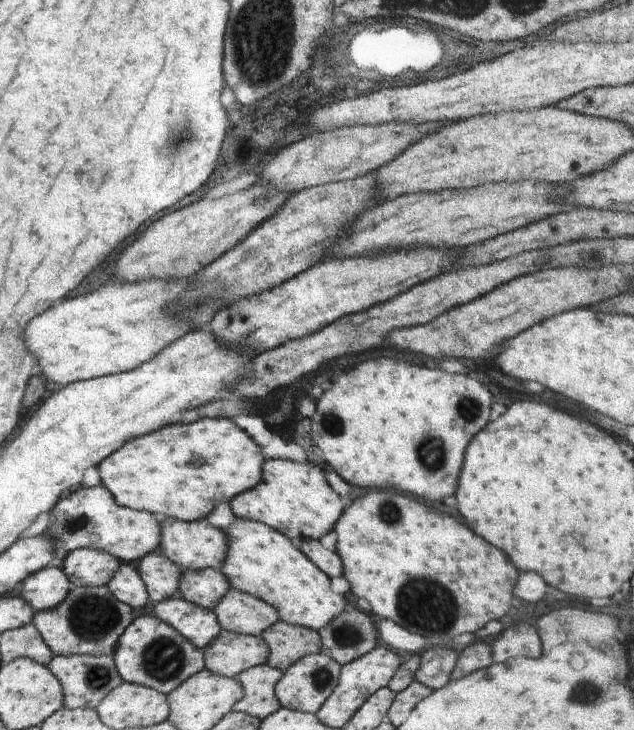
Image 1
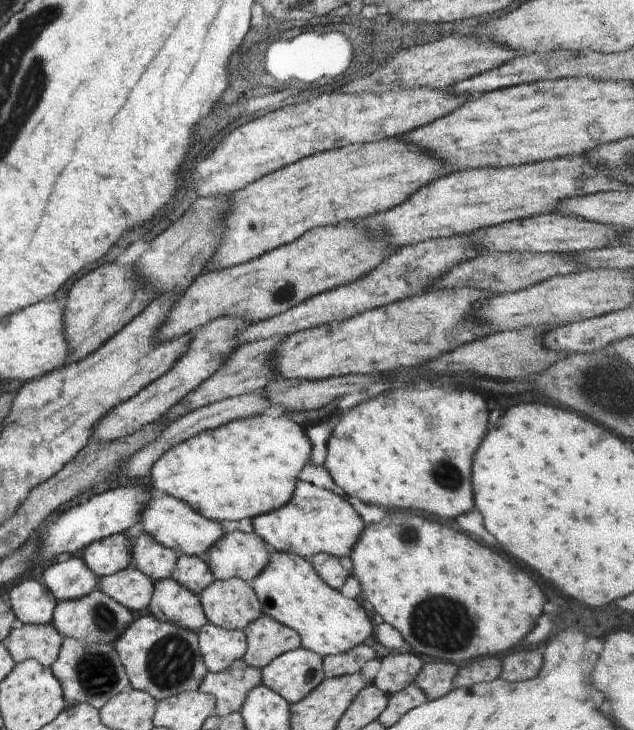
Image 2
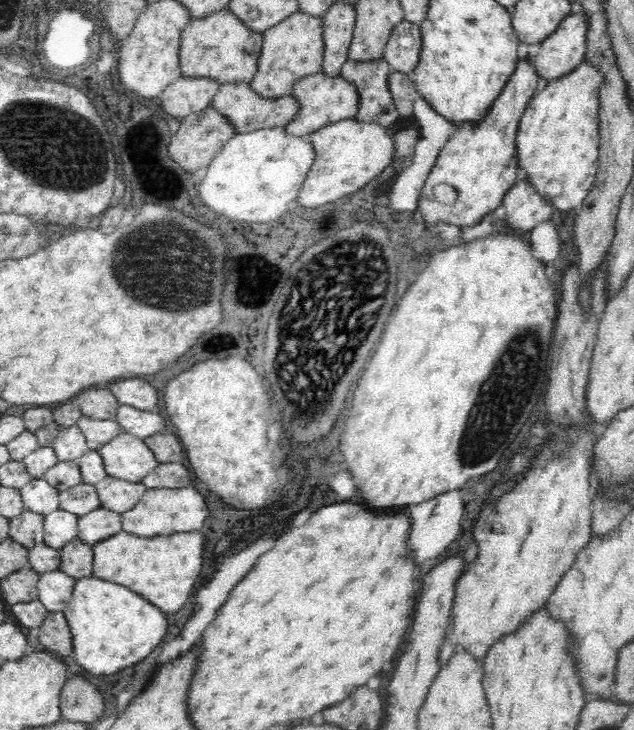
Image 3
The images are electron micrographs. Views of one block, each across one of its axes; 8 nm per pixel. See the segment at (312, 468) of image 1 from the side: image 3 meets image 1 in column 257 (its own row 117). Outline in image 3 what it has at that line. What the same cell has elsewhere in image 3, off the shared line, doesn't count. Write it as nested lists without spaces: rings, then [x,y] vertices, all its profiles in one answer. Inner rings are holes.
[[[519,59],[519,62],[500,96],[494,100],[488,116],[482,122],[464,122],[457,127],[440,150],[440,154],[425,180],[417,204],[422,215],[425,231],[438,222],[453,224],[460,228],[470,228],[478,224],[483,217],[492,213],[503,204],[504,196],[520,178],[519,164],[516,156],[516,135],[519,124],[533,97],[538,73],[532,61]],[[448,184],[456,192],[452,204],[442,203],[436,196],[436,186]]]

